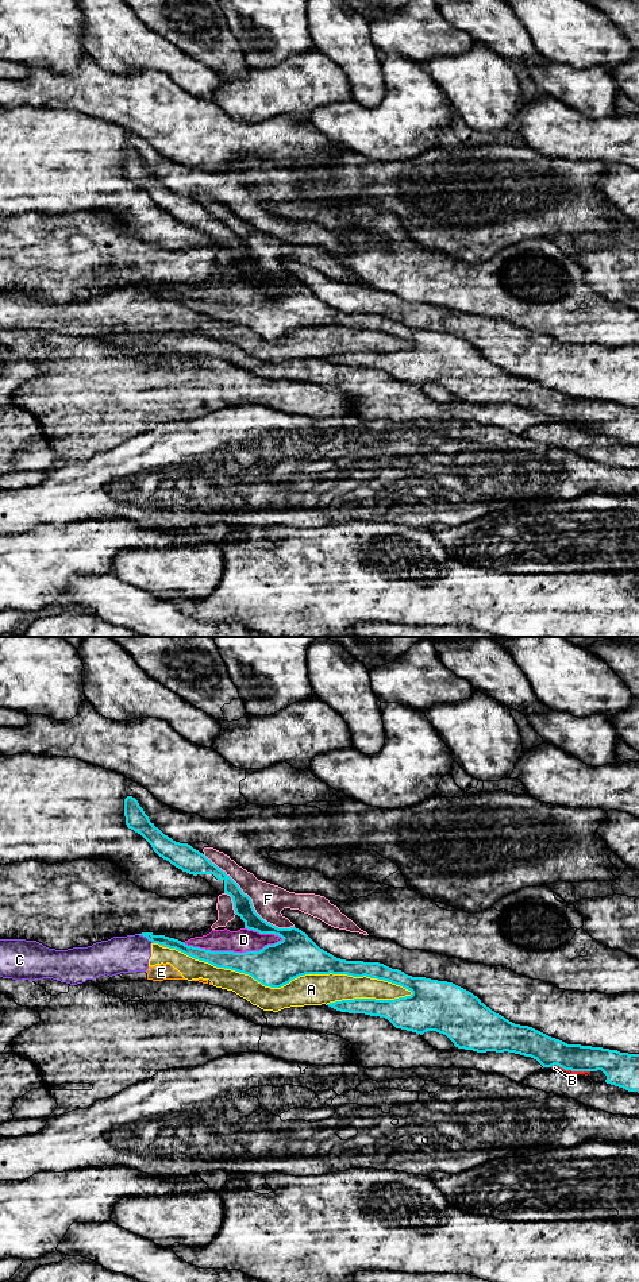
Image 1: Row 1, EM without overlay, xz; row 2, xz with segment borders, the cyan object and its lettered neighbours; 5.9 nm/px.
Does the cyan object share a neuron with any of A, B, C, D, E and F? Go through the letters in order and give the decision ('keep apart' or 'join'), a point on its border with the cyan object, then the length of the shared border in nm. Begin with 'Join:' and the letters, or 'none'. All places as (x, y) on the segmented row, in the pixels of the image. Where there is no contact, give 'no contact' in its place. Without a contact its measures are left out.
Join: none
A: keep apart; meets cyan in xz at (289, 981); contact 1500 nm long
B: keep apart; meets cyan in xz at (570, 1069); contact 240 nm long
C: keep apart; meets cyan in xz at (146, 937); contact 110 nm long
D: keep apart; meets cyan in xz at (233, 952); contact 600 nm long
E: keep apart; meets cyan in xz at (162, 943); contact 40 nm long
F: keep apart; meets cyan in xz at (250, 900); contact 700 nm long

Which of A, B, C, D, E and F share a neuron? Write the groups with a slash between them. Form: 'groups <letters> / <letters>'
groups A C D E F / B

